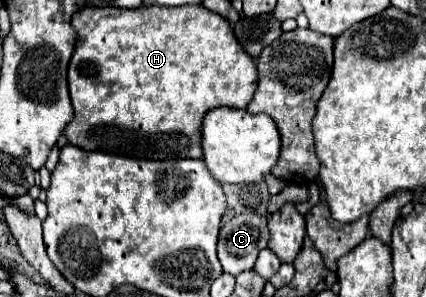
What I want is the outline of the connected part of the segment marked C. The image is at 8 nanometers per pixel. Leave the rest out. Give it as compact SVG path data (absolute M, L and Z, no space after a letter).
M239 214L231 218L219 232L219 262L223 272L227 274L241 274L251 270L257 254L267 248L269 230L267 218L257 214Z

